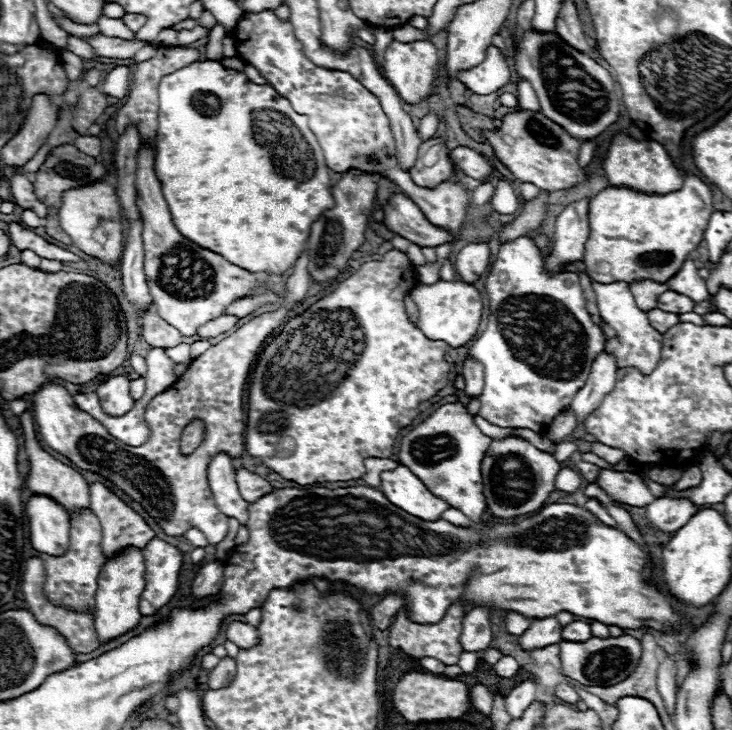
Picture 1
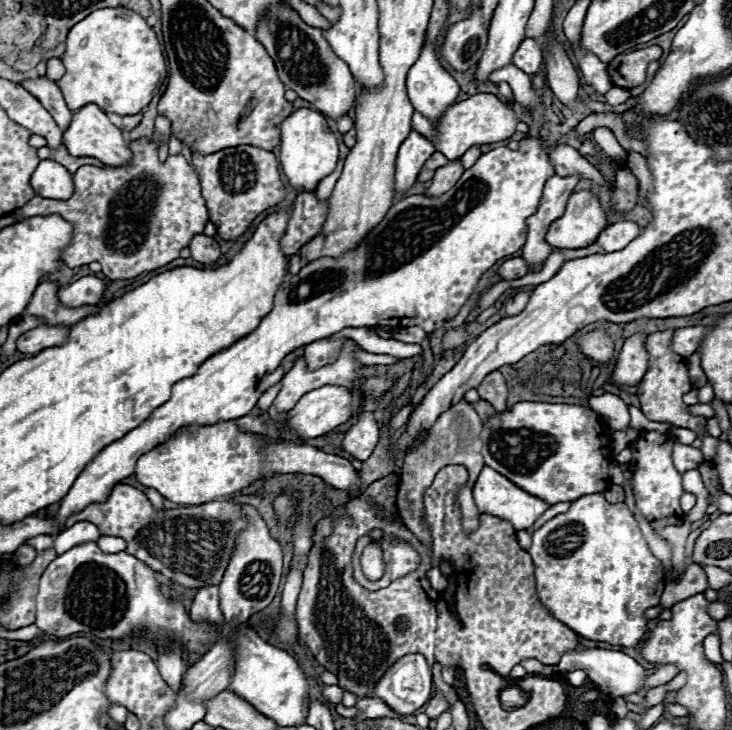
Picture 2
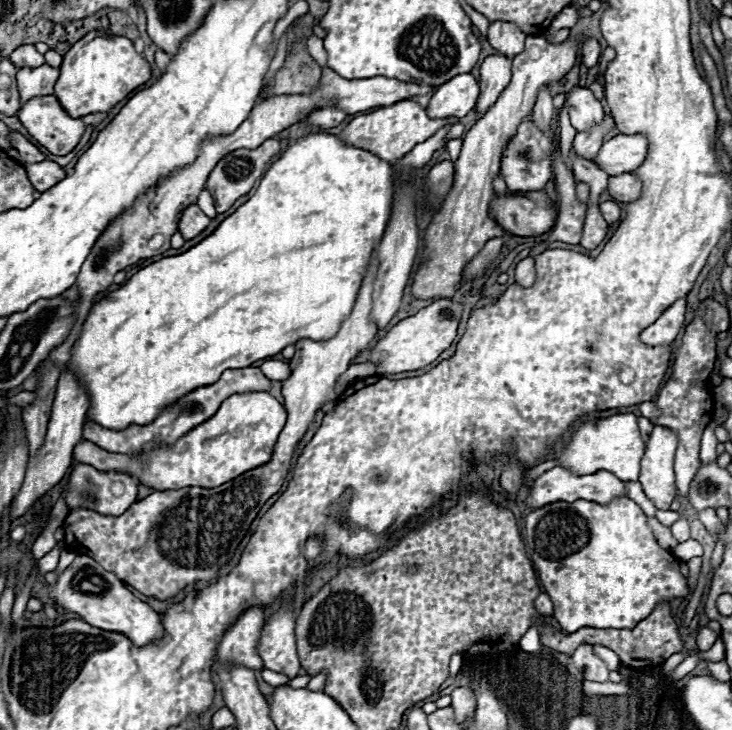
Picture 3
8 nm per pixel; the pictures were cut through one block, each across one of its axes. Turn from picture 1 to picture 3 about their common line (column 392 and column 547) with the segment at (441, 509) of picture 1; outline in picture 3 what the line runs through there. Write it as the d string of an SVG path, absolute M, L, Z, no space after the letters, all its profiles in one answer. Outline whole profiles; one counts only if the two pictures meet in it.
M554 466L550 470L546 470L544 474L540 474L534 484L530 486L530 492L528 492L528 506L532 510L536 508L542 508L546 504L552 504L552 502L576 502L576 500L588 500L588 502L598 502L598 504L608 504L612 498L618 498L618 496L624 496L624 482L618 480L612 472L596 472L596 474L588 474L588 476L574 476L570 474L568 470L560 468L560 466Z

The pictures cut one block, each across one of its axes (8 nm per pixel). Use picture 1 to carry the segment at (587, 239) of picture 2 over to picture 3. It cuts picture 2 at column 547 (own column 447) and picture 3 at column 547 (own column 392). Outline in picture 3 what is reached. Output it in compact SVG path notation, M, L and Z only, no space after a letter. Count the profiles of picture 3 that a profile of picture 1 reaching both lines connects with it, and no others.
M544 190L534 192L534 200L524 194L506 194L494 198L492 216L514 236L540 236L552 230L558 210Z

